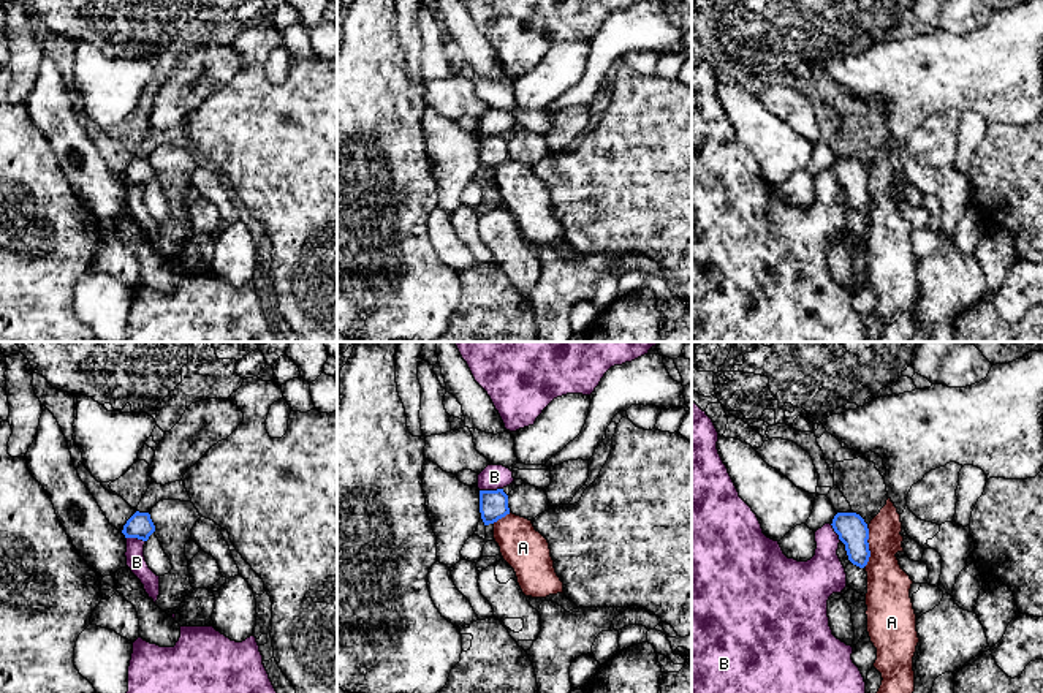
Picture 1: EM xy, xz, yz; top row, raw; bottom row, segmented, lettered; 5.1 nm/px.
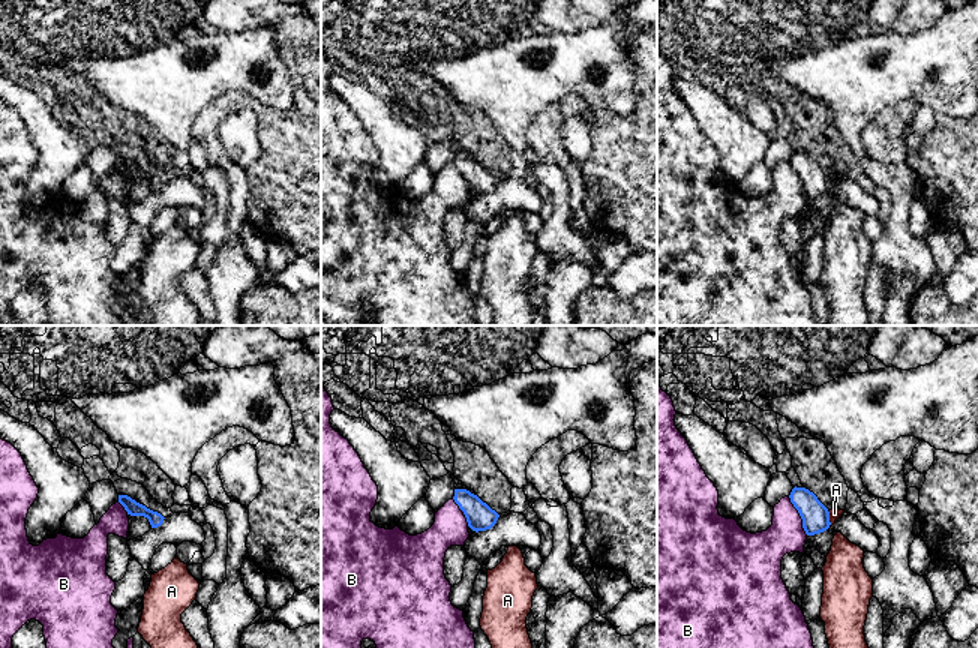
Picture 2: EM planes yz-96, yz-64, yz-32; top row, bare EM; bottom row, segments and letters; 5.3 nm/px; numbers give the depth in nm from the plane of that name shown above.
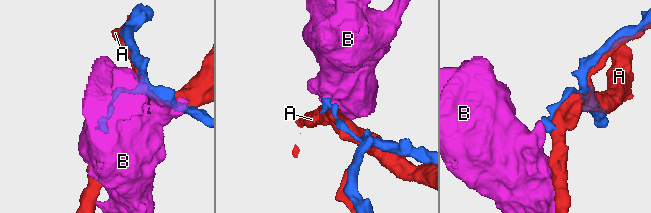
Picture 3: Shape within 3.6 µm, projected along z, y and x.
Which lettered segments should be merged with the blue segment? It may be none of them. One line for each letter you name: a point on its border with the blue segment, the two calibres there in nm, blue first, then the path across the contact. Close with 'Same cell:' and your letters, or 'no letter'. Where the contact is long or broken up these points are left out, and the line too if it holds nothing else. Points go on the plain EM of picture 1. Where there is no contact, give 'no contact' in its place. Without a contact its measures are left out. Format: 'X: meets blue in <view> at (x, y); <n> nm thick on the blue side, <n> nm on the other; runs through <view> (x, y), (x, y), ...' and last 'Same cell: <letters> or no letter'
Same cell: no letter

